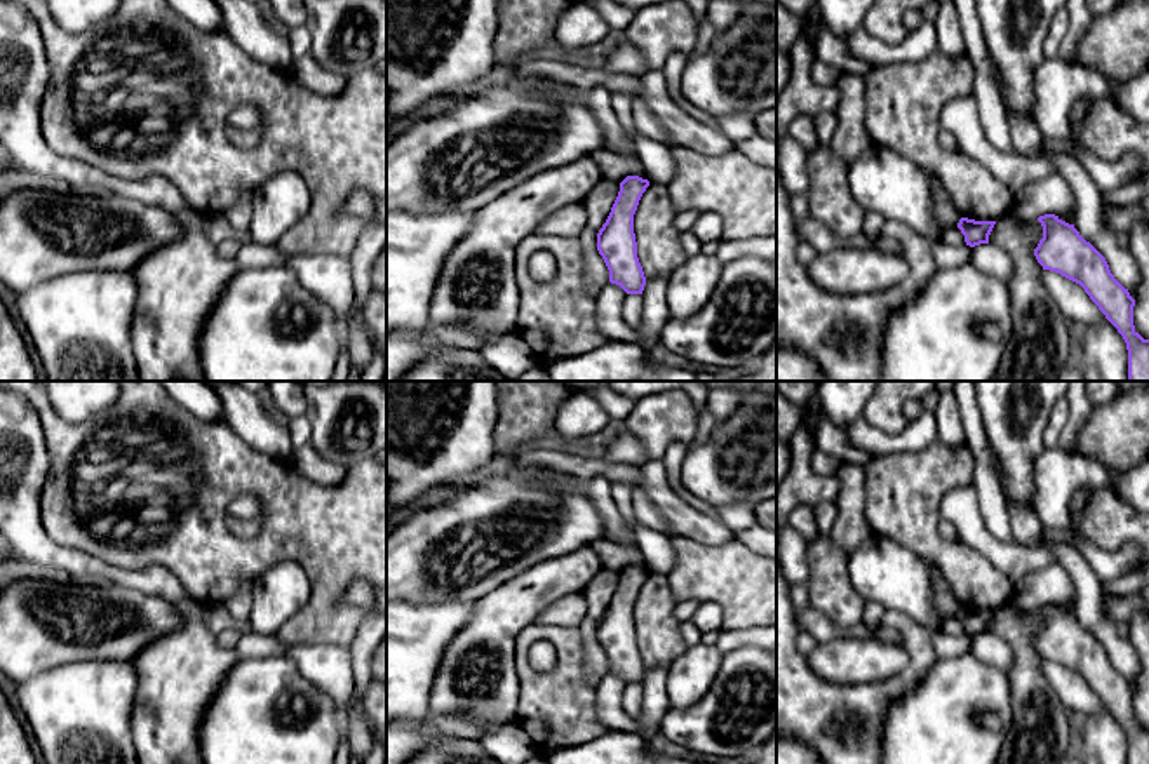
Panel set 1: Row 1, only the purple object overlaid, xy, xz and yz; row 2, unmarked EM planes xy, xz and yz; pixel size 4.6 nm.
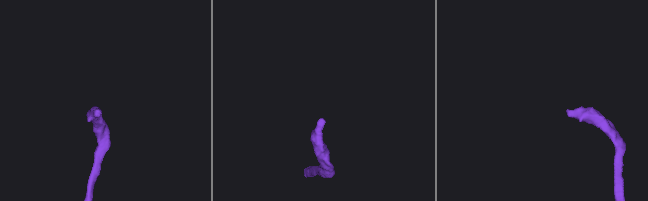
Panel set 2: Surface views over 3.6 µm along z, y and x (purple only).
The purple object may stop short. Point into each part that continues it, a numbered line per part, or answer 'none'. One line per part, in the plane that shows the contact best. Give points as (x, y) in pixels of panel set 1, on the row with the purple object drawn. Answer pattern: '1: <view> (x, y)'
none

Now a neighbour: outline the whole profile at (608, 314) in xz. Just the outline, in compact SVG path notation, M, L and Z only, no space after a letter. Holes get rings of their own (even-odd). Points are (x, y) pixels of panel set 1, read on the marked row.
M606 284L595 296L595 320L608 341L639 343L637 331L628 327L622 317L622 303L627 292L616 284Z

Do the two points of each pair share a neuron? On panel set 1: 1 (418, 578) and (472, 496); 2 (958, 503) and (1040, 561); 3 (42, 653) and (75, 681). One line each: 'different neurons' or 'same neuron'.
1: same neuron
2: same neuron
3: different neurons

